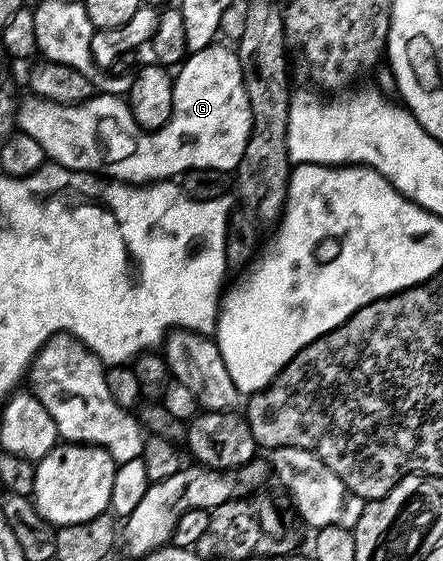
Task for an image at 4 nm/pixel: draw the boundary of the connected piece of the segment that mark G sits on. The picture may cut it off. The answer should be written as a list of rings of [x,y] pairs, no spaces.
[[[215,42],[199,52],[191,52],[182,61],[174,76],[172,114],[163,128],[134,132],[122,128],[121,122],[114,120],[115,97],[105,94],[95,94],[82,104],[56,104],[51,100],[29,99],[22,100],[18,105],[17,127],[24,134],[36,138],[53,163],[62,168],[71,168],[74,172],[97,174],[135,186],[174,180],[197,168],[233,173],[253,130],[252,107],[249,106],[244,76],[241,74],[240,58],[233,47],[225,48],[221,42]]]

